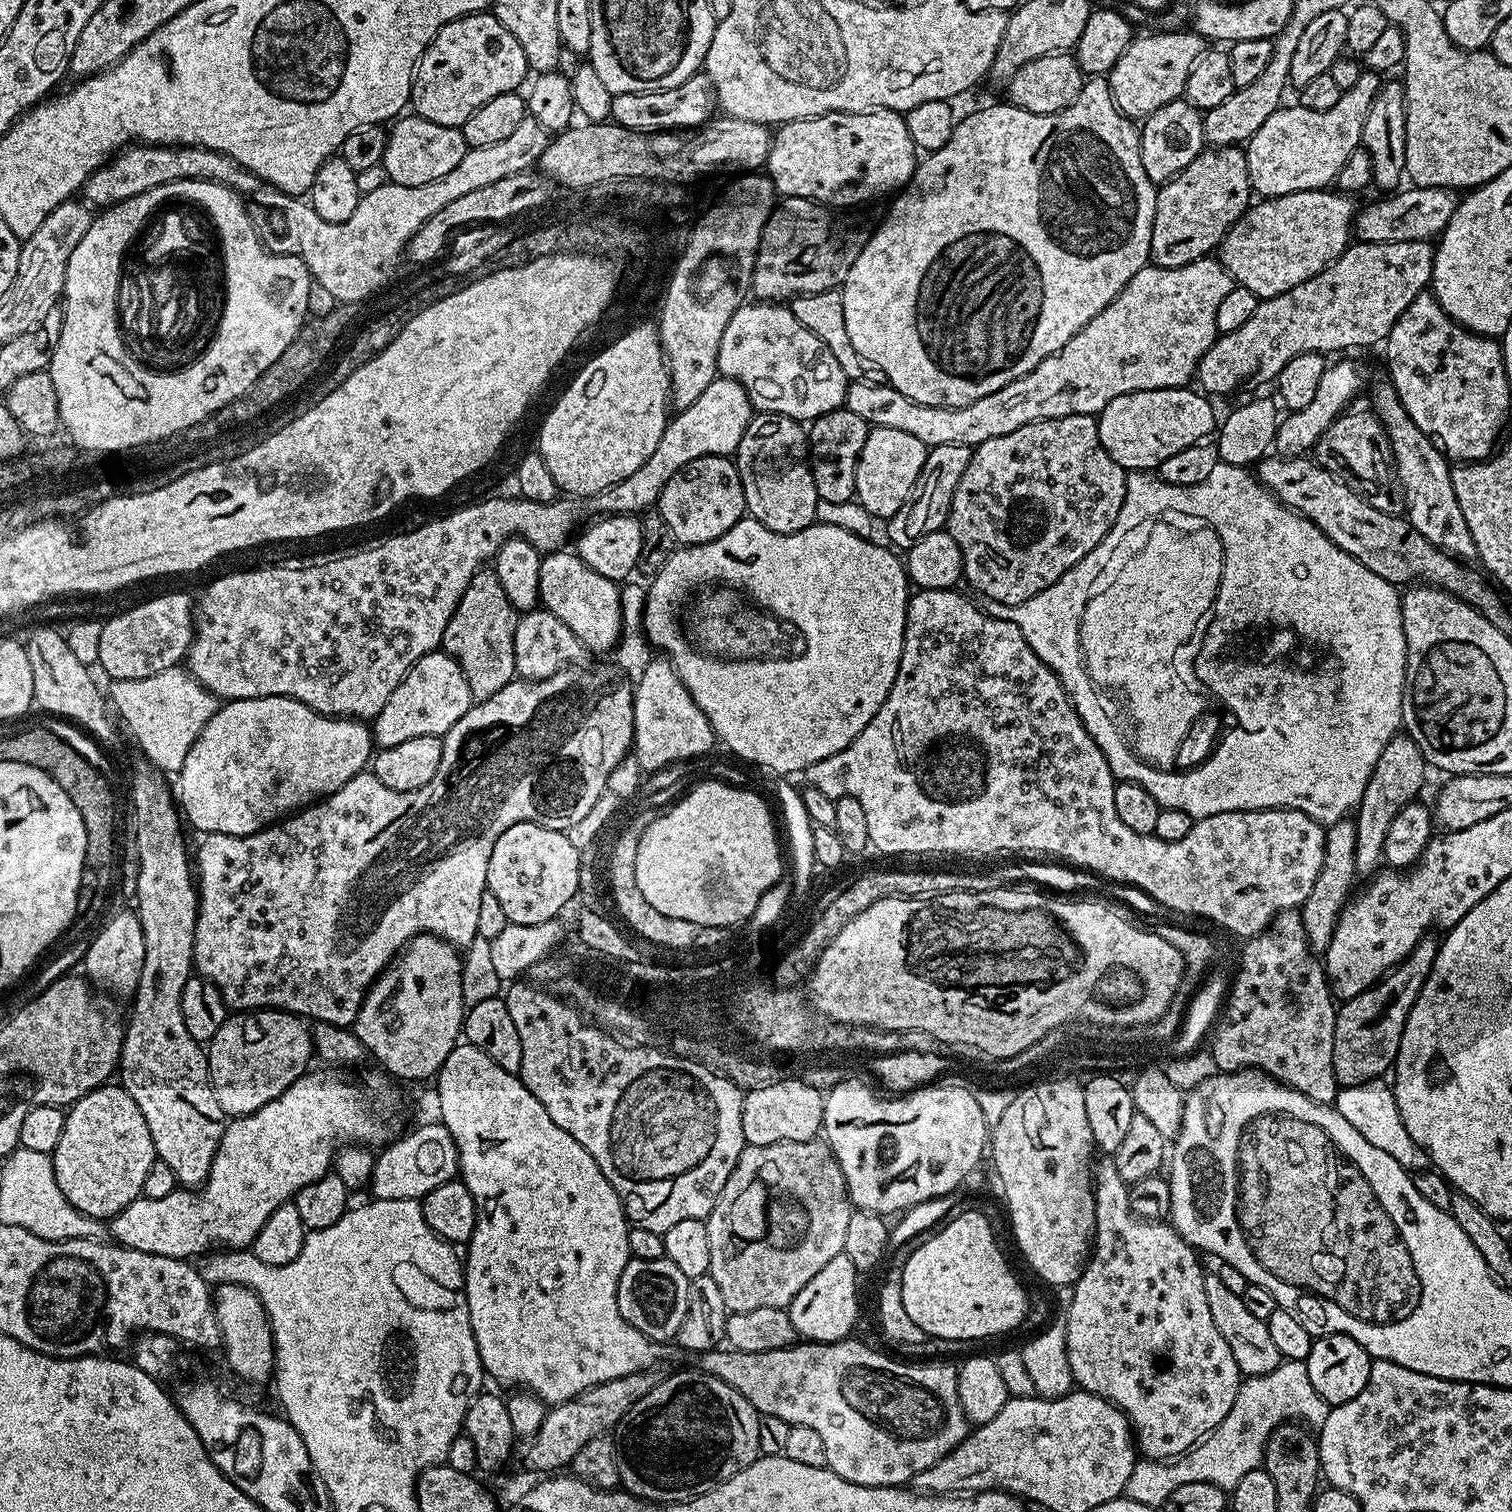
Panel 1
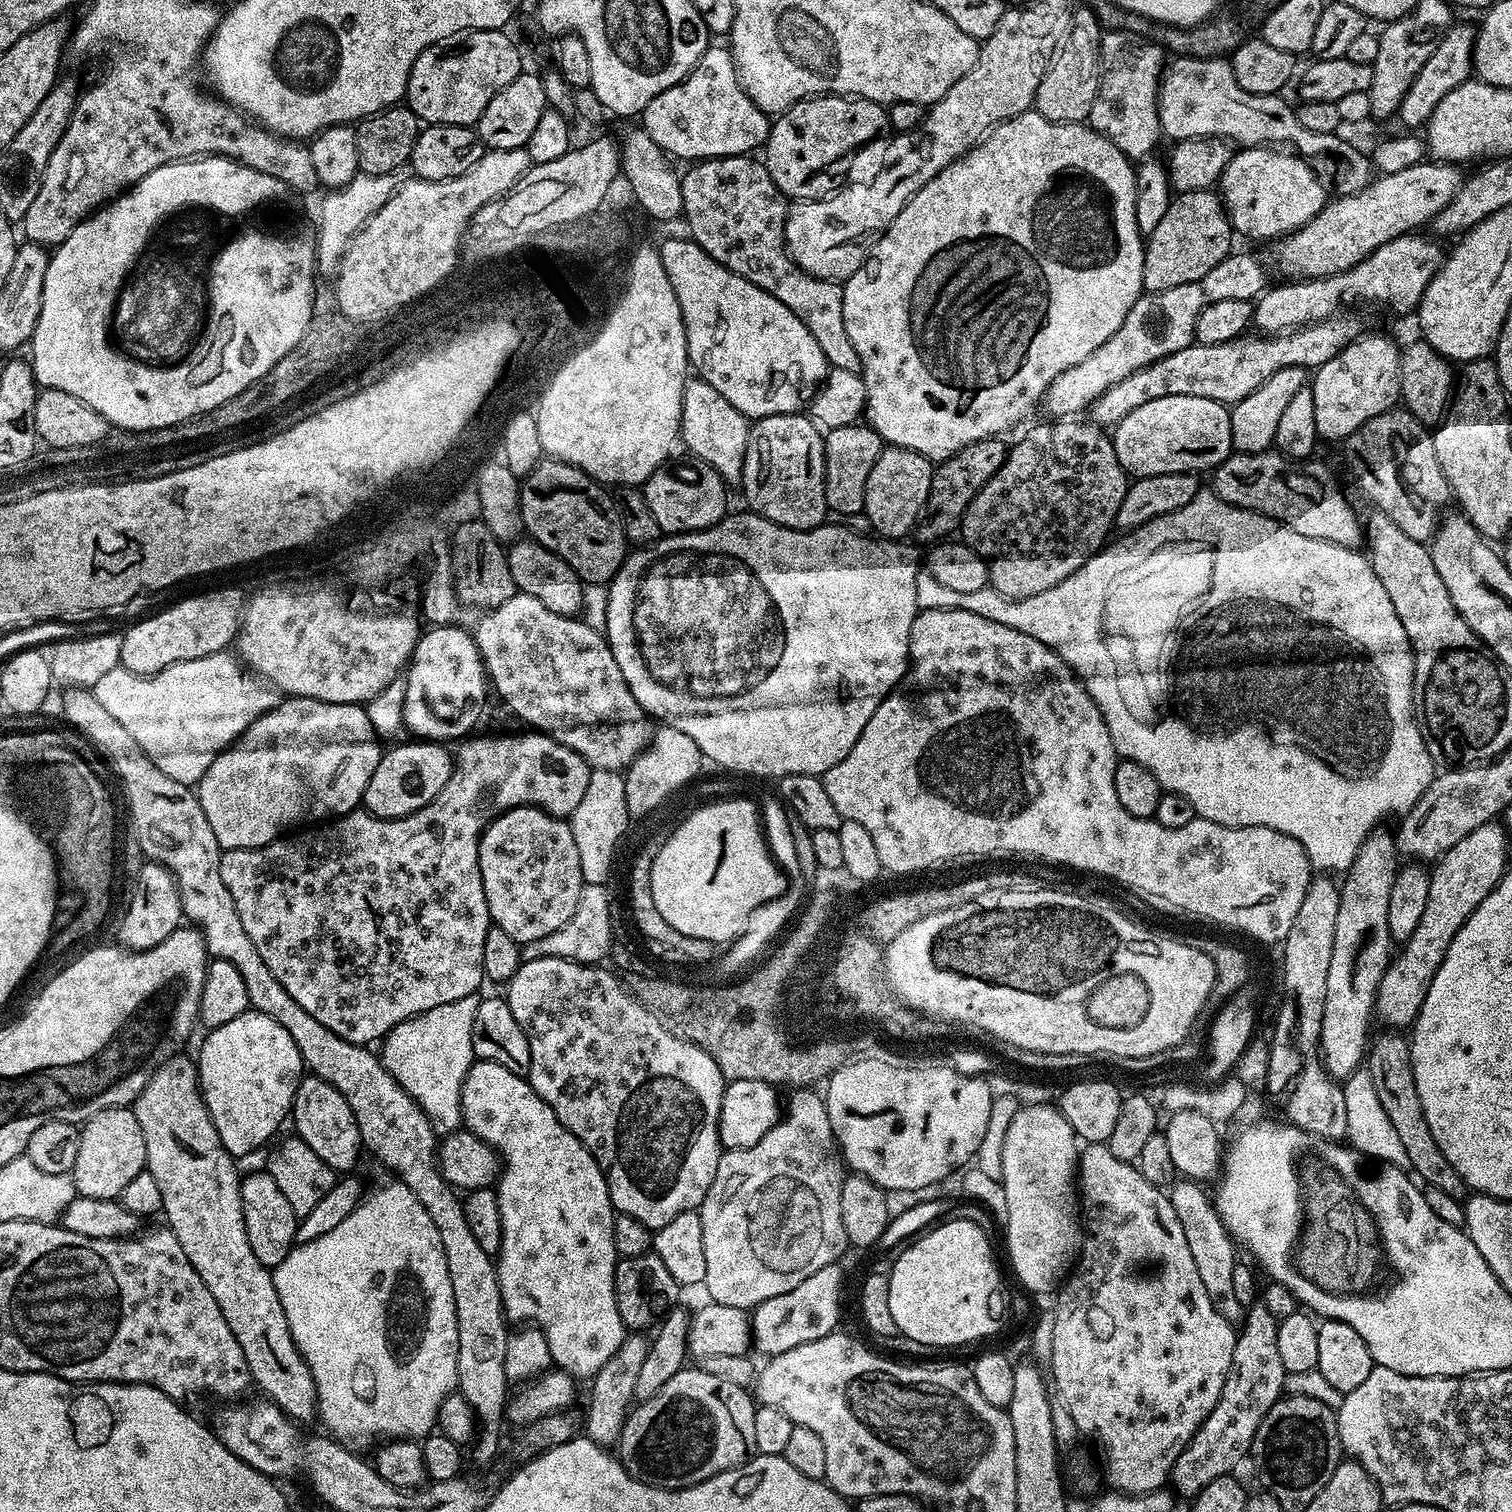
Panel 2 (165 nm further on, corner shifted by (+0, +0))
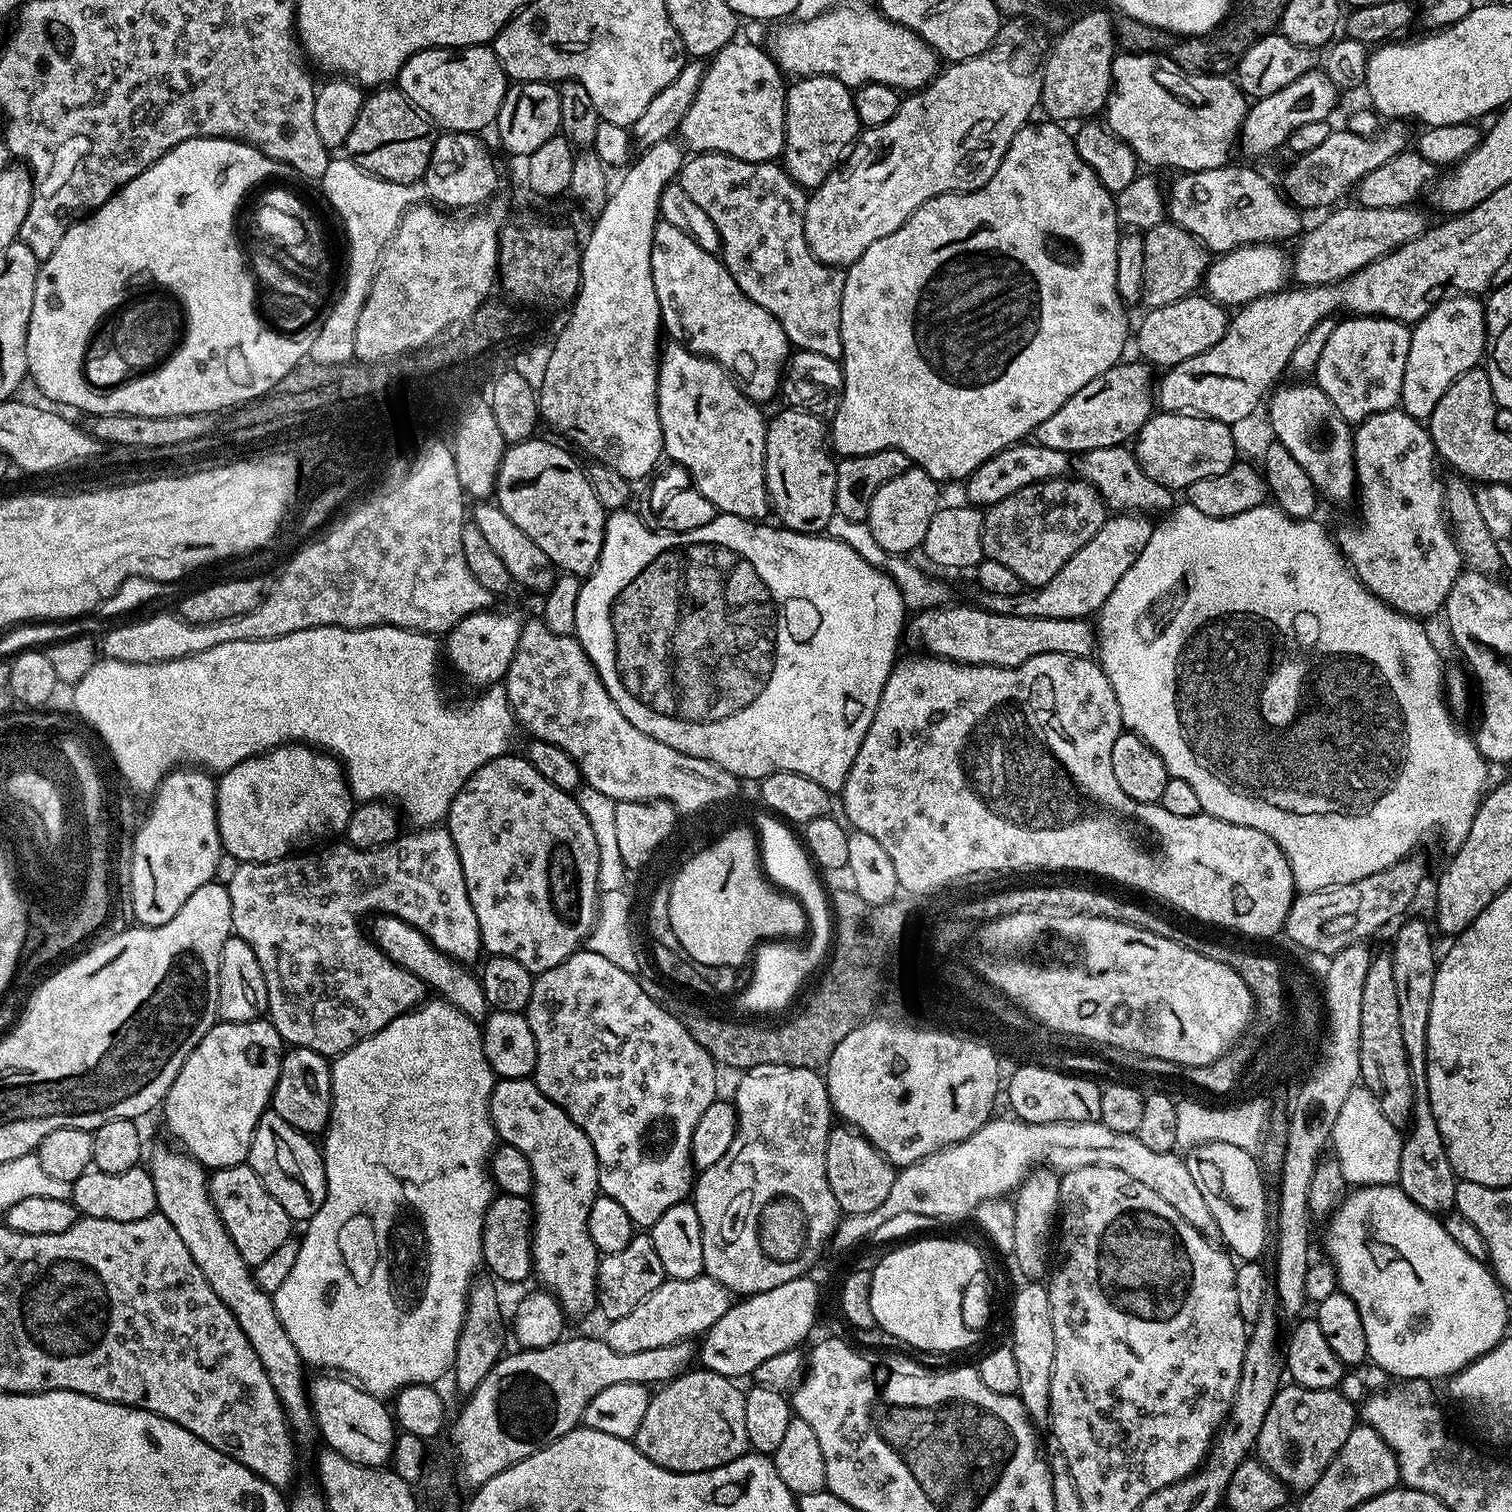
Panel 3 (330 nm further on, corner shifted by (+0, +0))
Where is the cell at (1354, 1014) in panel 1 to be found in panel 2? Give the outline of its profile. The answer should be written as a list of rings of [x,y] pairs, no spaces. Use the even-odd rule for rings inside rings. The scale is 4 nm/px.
[[[1493,822],[1478,826],[1478,830],[1470,830],[1462,842],[1458,842],[1449,852],[1445,852],[1435,861],[1431,869],[1430,894],[1426,898],[1426,910],[1418,922],[1414,934],[1403,941],[1400,953],[1395,953],[1388,969],[1382,974],[1382,982],[1376,991],[1375,1015],[1392,1030],[1407,1029],[1416,1020],[1416,1015],[1422,1010],[1422,1002],[1426,1002],[1426,994],[1430,990],[1430,982],[1434,982],[1434,974],[1438,974],[1438,966],[1442,966],[1442,958],[1446,958],[1446,950],[1450,950],[1450,942],[1454,942],[1454,934],[1462,930],[1466,918],[1474,914],[1474,910],[1494,890],[1494,886],[1504,877],[1508,864],[1508,836],[1509,829],[1503,823]]]

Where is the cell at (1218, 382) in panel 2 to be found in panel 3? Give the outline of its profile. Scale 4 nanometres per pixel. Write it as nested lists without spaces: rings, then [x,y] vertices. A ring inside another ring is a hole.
[[[1139,363],[1115,364],[1106,374],[1098,374],[1094,382],[1086,382],[1078,394],[1066,398],[1046,422],[1035,428],[1035,443],[1069,454],[1127,445],[1154,410],[1153,369],[1147,363]]]

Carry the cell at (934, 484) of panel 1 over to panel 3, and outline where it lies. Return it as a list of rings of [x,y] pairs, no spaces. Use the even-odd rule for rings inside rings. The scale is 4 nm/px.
[[[1035,442],[1013,444],[1011,448],[1004,448],[986,462],[982,462],[982,466],[978,466],[978,470],[974,470],[966,478],[966,485],[968,484],[967,503],[972,506],[997,504],[1002,502],[1002,498],[1031,484],[1041,484],[1047,480],[1059,480],[1067,477],[1069,475],[1068,467],[1071,464],[1073,470],[1076,471],[1073,473],[1087,484],[1091,484],[1113,513],[1153,514],[1152,512],[1164,511],[1167,513],[1173,507],[1173,489],[1154,482],[1154,478],[1150,478],[1146,474],[1146,470],[1142,470],[1136,453],[1131,447],[1099,448],[1071,456],[1062,450],[1043,448]]]

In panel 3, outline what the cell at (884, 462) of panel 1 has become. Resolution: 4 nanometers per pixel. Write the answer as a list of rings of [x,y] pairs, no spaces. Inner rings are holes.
[[[912,466],[898,478],[886,482],[874,494],[870,502],[868,519],[866,523],[870,526],[870,534],[878,541],[878,546],[889,554],[912,554],[921,547],[926,538],[926,529],[930,526],[930,518],[934,518],[936,509],[941,507],[940,500],[941,485],[930,478],[921,468]]]

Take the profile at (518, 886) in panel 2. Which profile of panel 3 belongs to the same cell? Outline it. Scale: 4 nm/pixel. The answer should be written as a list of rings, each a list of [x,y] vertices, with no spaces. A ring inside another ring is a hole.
[[[505,754],[486,762],[458,790],[454,802],[448,808],[446,827],[454,846],[458,850],[458,858],[462,864],[462,878],[466,878],[466,894],[470,894],[470,906],[474,906],[474,915],[478,918],[478,930],[483,951],[488,956],[505,956],[514,958],[514,962],[522,962],[526,970],[539,974],[558,966],[566,958],[581,951],[586,939],[592,935],[597,915],[598,893],[598,843],[595,842],[594,832],[590,828],[586,814],[579,806],[577,797],[570,792],[564,792],[554,782],[542,778],[538,770],[523,755],[512,756]]]

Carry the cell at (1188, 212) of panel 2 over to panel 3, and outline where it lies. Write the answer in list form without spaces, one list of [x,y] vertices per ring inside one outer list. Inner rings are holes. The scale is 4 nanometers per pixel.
[[[1165,222],[1156,224],[1143,233],[1145,242],[1145,270],[1143,303],[1148,308],[1170,306],[1184,296],[1191,296],[1203,281],[1210,263],[1209,253],[1200,241],[1189,232],[1183,232],[1178,225]]]

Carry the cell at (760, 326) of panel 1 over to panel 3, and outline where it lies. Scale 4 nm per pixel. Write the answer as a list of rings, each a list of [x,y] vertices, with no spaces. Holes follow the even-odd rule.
[[[657,223],[652,239],[650,270],[654,278],[654,292],[658,294],[660,319],[665,333],[673,341],[695,352],[697,356],[711,356],[724,369],[732,373],[740,390],[750,399],[765,402],[782,388],[782,377],[790,359],[790,345],[782,326],[762,306],[758,306],[734,282],[728,268],[719,255],[702,250],[694,238],[682,234],[678,226]]]

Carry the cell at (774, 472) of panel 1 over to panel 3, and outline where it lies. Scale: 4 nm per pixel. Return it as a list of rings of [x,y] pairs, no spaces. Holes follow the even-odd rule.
[[[795,406],[785,407],[785,412],[780,412],[776,417],[767,421],[768,433],[766,434],[766,478],[764,485],[768,491],[768,502],[771,511],[776,512],[775,519],[783,527],[792,532],[806,532],[820,534],[827,529],[832,515],[836,510],[836,465],[837,457],[830,443],[830,432],[819,420],[816,412],[806,412]]]

